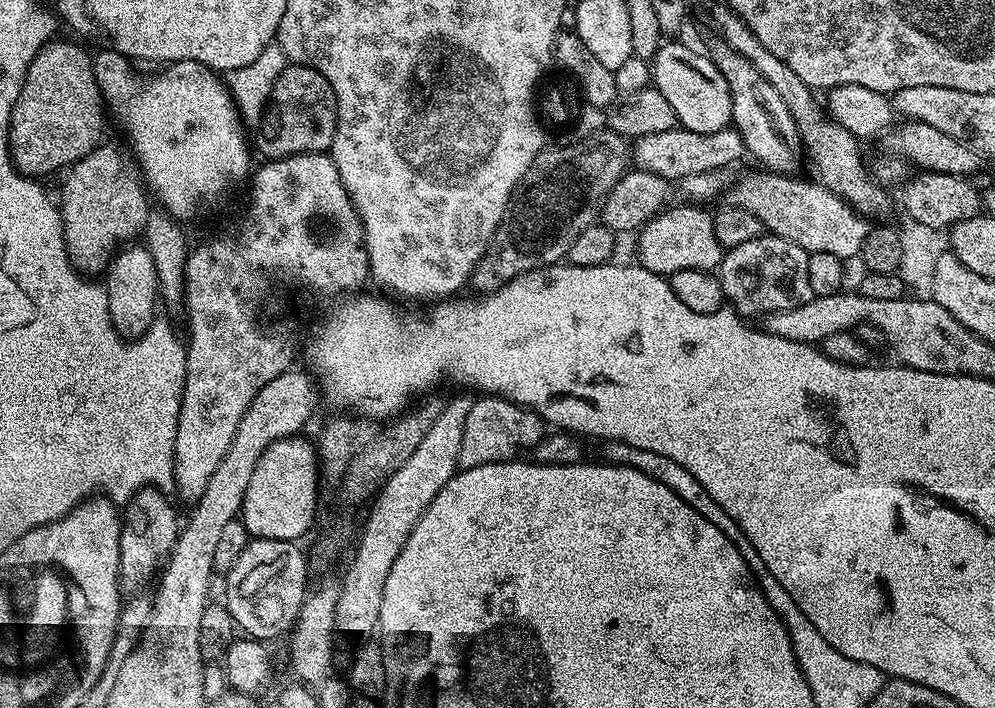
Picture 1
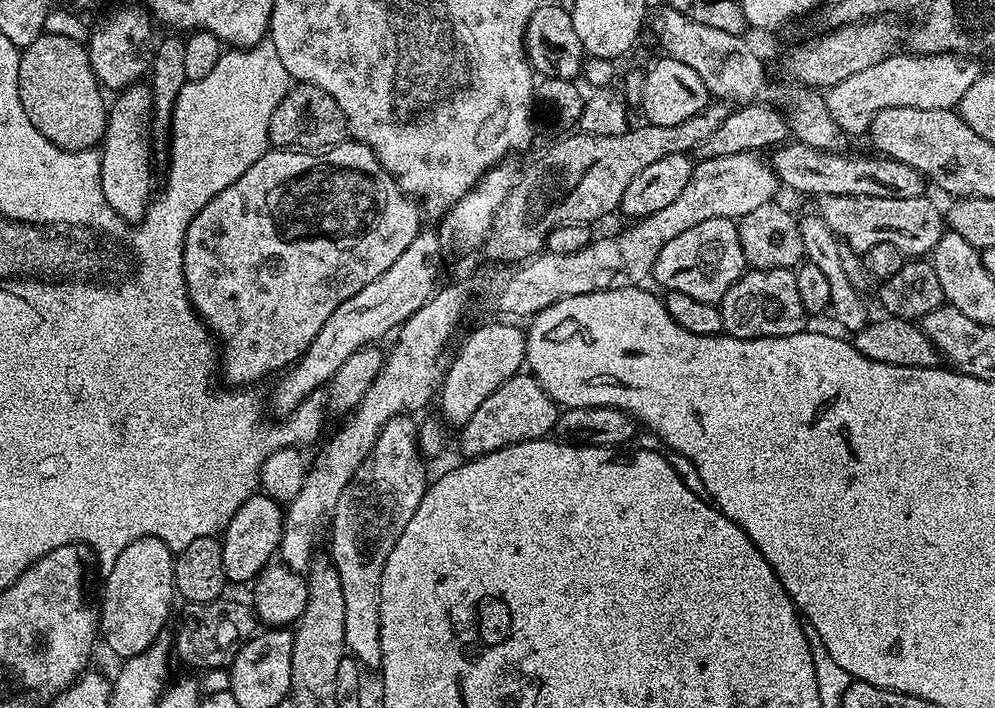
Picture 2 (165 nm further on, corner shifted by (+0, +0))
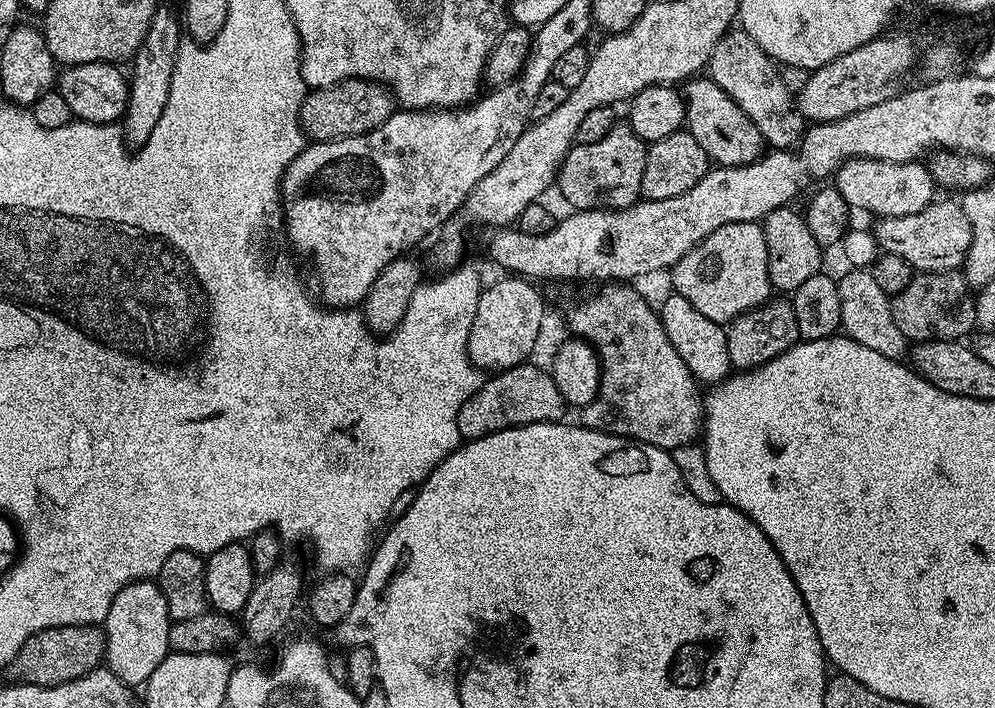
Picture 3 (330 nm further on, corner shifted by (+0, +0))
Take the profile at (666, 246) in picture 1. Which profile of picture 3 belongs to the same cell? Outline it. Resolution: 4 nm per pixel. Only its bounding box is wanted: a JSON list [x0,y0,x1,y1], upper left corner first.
[670,220,774,325]

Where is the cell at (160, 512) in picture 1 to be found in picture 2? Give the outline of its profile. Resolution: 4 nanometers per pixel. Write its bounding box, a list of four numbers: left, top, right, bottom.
[98,536,176,658]

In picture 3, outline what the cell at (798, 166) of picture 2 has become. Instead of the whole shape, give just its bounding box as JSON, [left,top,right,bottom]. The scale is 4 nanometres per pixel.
[683,78,765,168]

